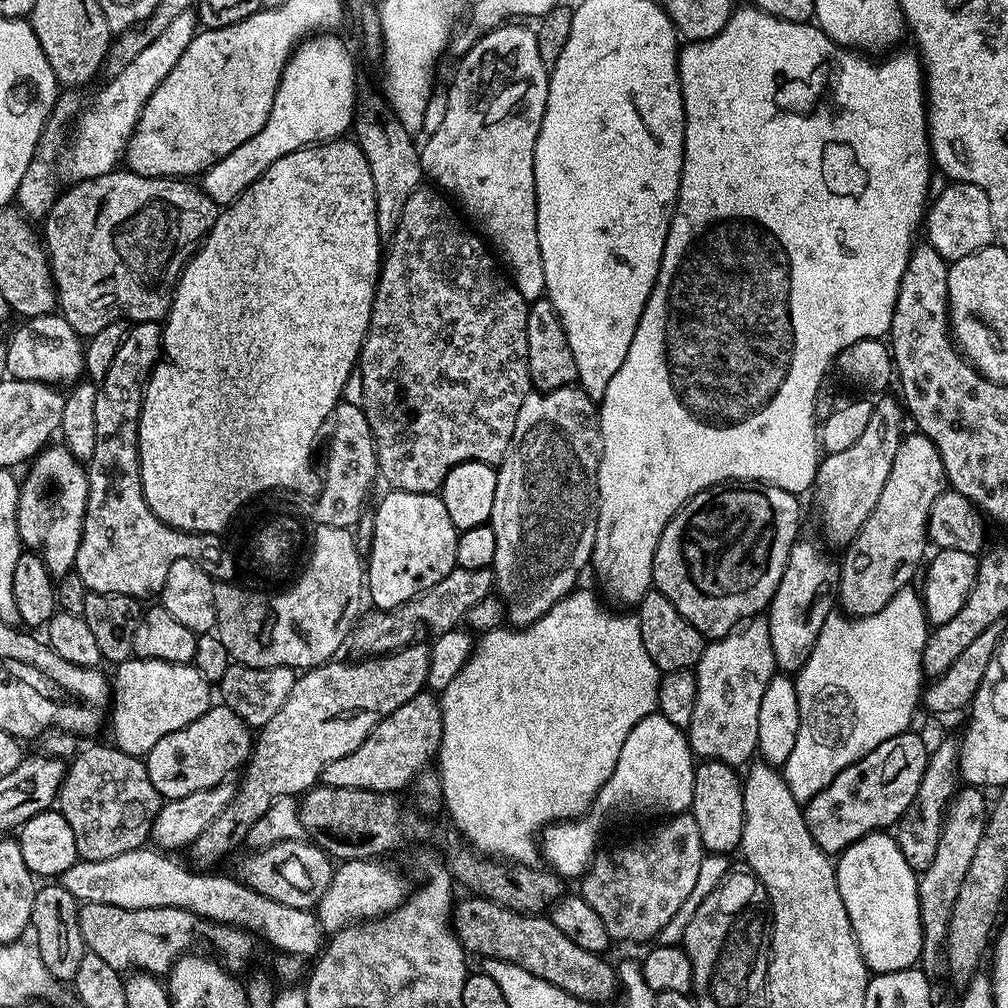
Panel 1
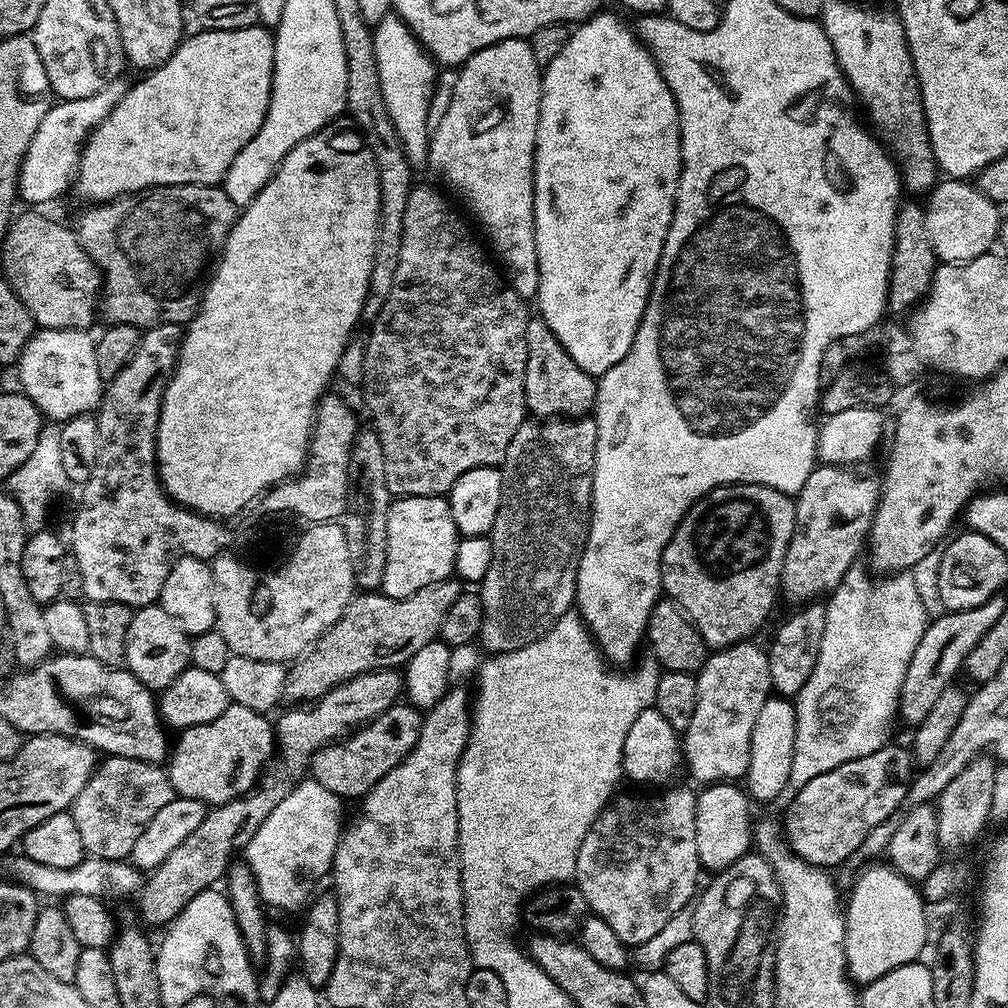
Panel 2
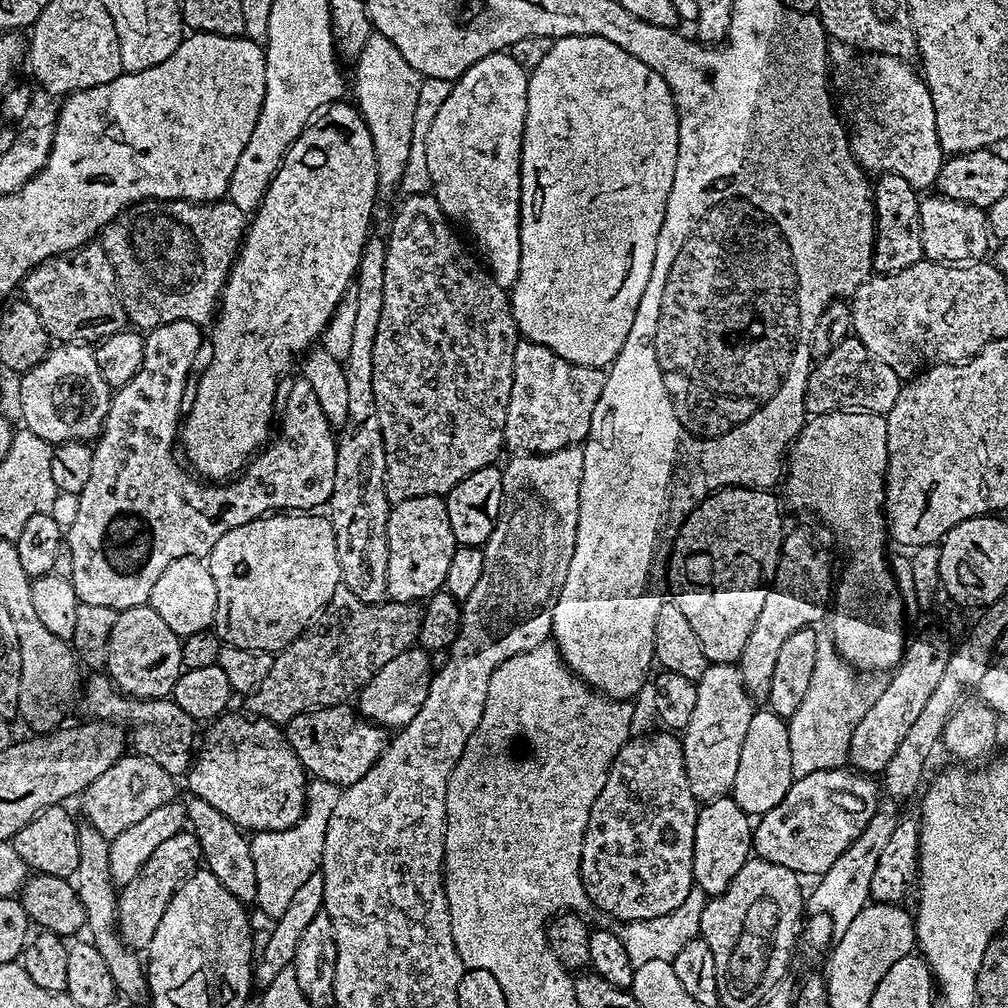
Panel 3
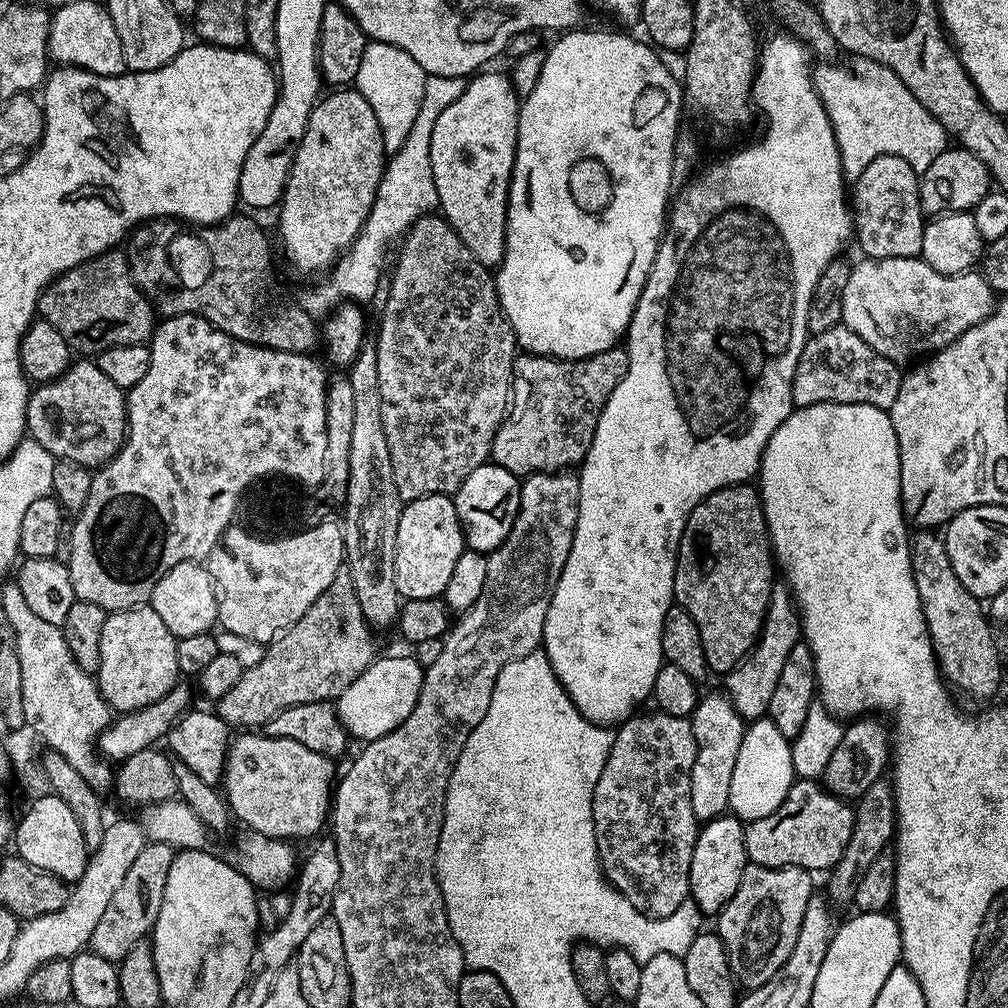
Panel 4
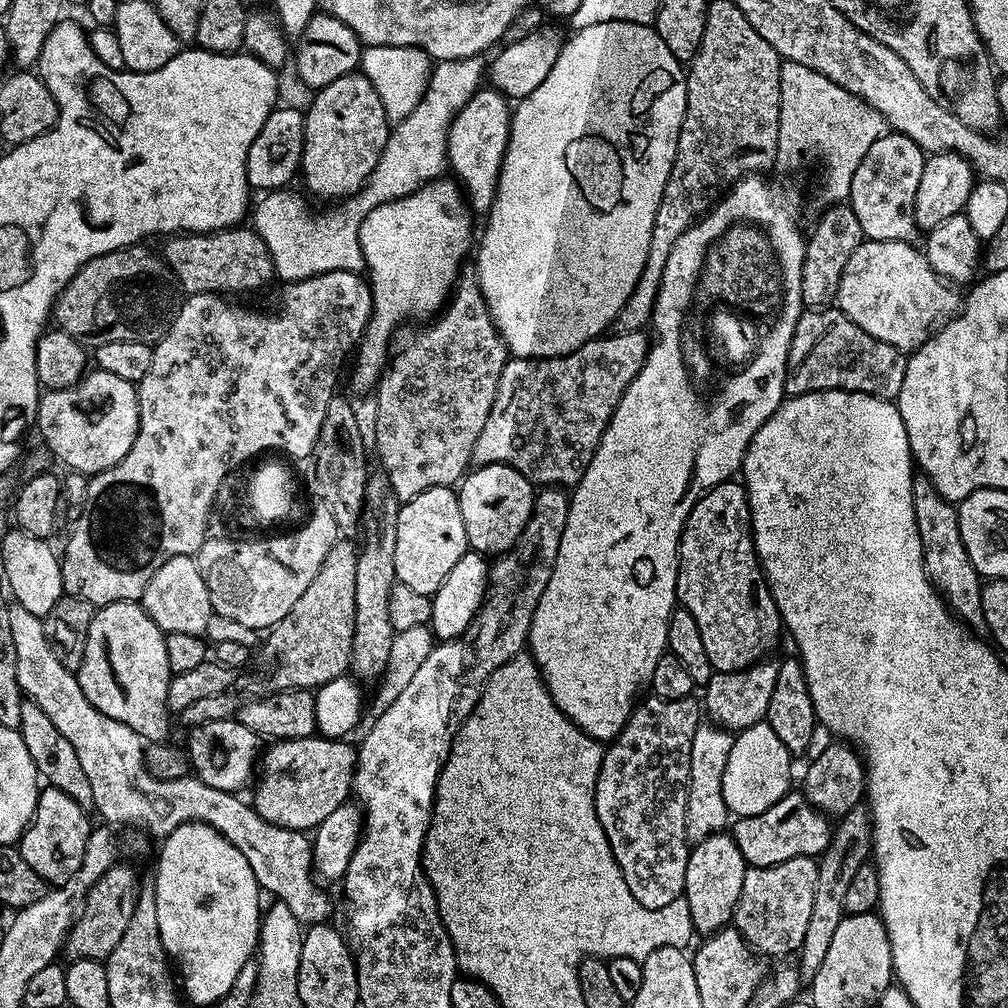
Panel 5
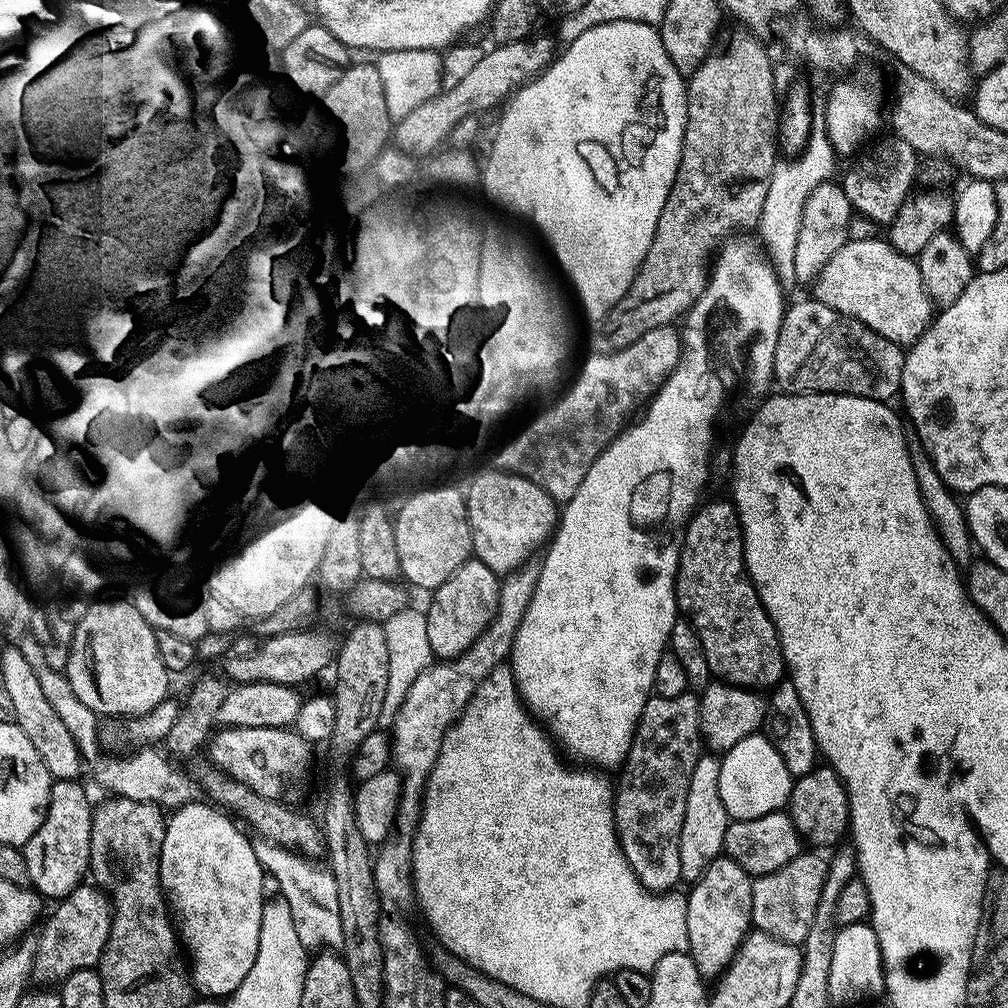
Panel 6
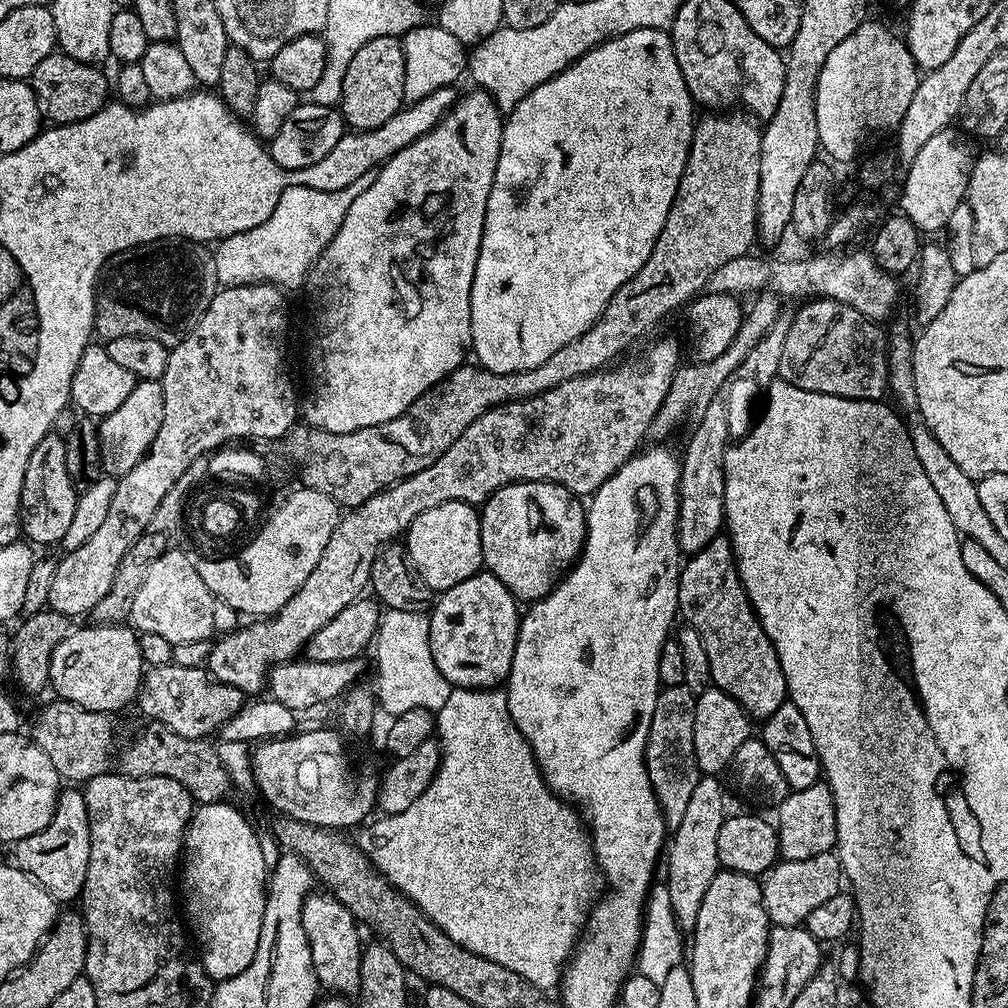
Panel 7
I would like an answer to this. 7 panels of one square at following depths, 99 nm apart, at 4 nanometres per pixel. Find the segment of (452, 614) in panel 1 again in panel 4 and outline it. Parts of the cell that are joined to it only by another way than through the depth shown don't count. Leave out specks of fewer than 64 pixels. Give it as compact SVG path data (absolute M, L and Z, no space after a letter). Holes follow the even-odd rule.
M341 570L330 582L330 586L326 586L326 590L318 594L318 598L306 612L265 647L263 658L253 668L243 669L238 682L215 701L214 711L229 726L241 724L244 727L241 729L252 730L255 729L252 728L255 724L256 727L264 725L274 714L290 706L319 700L331 701L362 675L377 658L378 651L372 636L374 636L373 629L369 628L362 614L362 606L358 606L358 594L354 590L354 582L346 570Z

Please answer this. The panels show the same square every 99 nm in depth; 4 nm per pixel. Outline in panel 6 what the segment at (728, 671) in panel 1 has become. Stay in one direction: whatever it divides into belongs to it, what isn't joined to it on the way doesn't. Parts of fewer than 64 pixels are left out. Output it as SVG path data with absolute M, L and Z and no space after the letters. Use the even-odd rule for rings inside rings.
M704 754L694 766L694 774L690 774L690 790L686 794L686 818L682 822L680 835L680 874L688 882L699 880L706 866L710 866L710 862L714 862L724 851L730 817L726 814L726 806L722 806L722 794L718 790L719 773L720 760L715 755Z

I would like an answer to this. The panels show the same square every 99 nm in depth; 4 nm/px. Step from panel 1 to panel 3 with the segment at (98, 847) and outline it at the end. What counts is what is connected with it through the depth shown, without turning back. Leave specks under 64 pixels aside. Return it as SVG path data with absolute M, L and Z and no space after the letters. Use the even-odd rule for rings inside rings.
M126 754L83 793L87 823L110 842L124 830L130 830L134 822L142 822L146 814L154 814L158 806L173 803L177 799L176 784L177 781L169 772L162 770L158 762L139 754Z

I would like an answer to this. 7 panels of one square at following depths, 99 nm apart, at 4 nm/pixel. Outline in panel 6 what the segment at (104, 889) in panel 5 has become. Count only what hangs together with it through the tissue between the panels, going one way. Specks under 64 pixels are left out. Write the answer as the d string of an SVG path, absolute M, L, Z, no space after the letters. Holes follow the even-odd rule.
M85 882L75 888L70 895L63 897L60 904L43 921L44 929L40 937L34 940L34 951L32 953L32 974L31 979L37 980L40 986L59 985L67 976L74 974L74 970L86 970L96 968L100 963L104 947L108 941L108 935L112 929L112 906L107 896L99 888L91 883Z

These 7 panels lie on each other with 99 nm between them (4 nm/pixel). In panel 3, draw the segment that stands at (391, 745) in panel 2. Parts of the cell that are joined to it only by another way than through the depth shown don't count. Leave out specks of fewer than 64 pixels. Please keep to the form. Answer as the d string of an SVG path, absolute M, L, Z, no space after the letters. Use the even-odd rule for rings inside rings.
M347 703L298 714L298 718L286 725L286 735L309 777L338 784L341 789L349 788L365 777L390 741L389 733L383 727L371 722Z

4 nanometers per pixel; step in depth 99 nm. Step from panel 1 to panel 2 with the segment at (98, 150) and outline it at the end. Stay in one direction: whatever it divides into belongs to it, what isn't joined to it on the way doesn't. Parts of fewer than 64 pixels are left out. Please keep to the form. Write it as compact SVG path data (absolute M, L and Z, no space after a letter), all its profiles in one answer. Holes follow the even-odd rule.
M123 79L110 82L100 93L88 98L78 98L77 100L60 100L49 107L48 113L36 121L36 129L30 138L28 149L25 150L23 158L20 159L20 166L16 173L16 190L19 199L25 200L28 206L44 206L51 200L56 200L64 191L69 191L76 174L76 165L80 163L80 149L84 146L84 141L88 139L91 129L97 128L102 121L108 117L110 110L122 99L126 91L126 84Z

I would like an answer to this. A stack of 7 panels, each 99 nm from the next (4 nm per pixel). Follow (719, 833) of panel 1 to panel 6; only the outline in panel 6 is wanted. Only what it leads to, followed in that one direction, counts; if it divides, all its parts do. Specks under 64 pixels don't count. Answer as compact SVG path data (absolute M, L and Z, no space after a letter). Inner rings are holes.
M721 854L714 862L710 862L710 866L706 866L699 880L691 885L692 892L687 893L686 934L692 961L698 966L701 976L711 978L718 975L719 977L731 965L740 943L752 928L752 882L753 877L749 876L746 870L742 870L738 862Z

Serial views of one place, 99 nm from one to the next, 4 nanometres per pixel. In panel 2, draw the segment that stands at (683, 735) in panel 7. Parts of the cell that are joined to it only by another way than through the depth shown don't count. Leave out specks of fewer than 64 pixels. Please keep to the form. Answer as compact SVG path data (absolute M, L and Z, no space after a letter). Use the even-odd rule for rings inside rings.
M665 787L661 791L665 792L661 796L654 797L653 800L639 800L636 796L617 795L590 826L590 830L586 834L586 838L582 838L582 846L578 850L576 875L574 877L576 887L582 890L589 909L595 915L600 916L602 922L609 924L614 929L614 934L618 934L618 938L622 938L622 942L629 946L639 946L642 942L654 938L658 934L658 930L662 930L662 926L666 926L666 922L670 922L670 918L674 918L674 914L678 914L682 909L693 903L698 892L696 883L700 880L702 869L700 867L700 855L698 854L698 842L696 841L696 792L693 789L672 787Z

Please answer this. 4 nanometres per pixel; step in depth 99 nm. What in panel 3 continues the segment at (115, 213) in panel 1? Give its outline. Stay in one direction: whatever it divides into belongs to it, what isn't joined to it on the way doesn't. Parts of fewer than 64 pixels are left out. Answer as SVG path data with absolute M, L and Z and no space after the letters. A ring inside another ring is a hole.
M224 198L215 202L143 200L121 212L103 228L102 247L120 280L129 321L140 330L179 320L211 325L249 228L246 213Z

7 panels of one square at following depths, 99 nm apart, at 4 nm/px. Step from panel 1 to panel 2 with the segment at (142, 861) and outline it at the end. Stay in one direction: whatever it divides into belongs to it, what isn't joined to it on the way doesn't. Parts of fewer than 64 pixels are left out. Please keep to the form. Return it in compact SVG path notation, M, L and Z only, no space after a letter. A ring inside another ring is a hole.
M17 854L9 855L4 868L9 877L15 883L26 886L30 891L36 893L37 897L60 896L67 898L74 894L86 894L87 896L128 896L139 893L142 887L142 873L139 868L132 867L131 863L124 860L97 860L86 858L78 866L70 866L66 870L58 870L54 866L42 866L42 862L34 862L34 858Z

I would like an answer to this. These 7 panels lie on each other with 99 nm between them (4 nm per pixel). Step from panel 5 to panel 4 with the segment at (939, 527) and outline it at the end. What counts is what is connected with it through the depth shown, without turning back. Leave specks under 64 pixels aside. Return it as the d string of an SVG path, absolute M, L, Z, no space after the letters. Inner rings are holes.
M920 530L917 533L914 536L912 571L916 575L924 616L928 619L928 630L932 634L943 675L972 696L992 696L1000 680L1000 656L996 653L989 613L985 605L984 608L980 605L983 604L981 597L962 586L950 562L945 541L940 536L936 537L937 533L932 530Z

